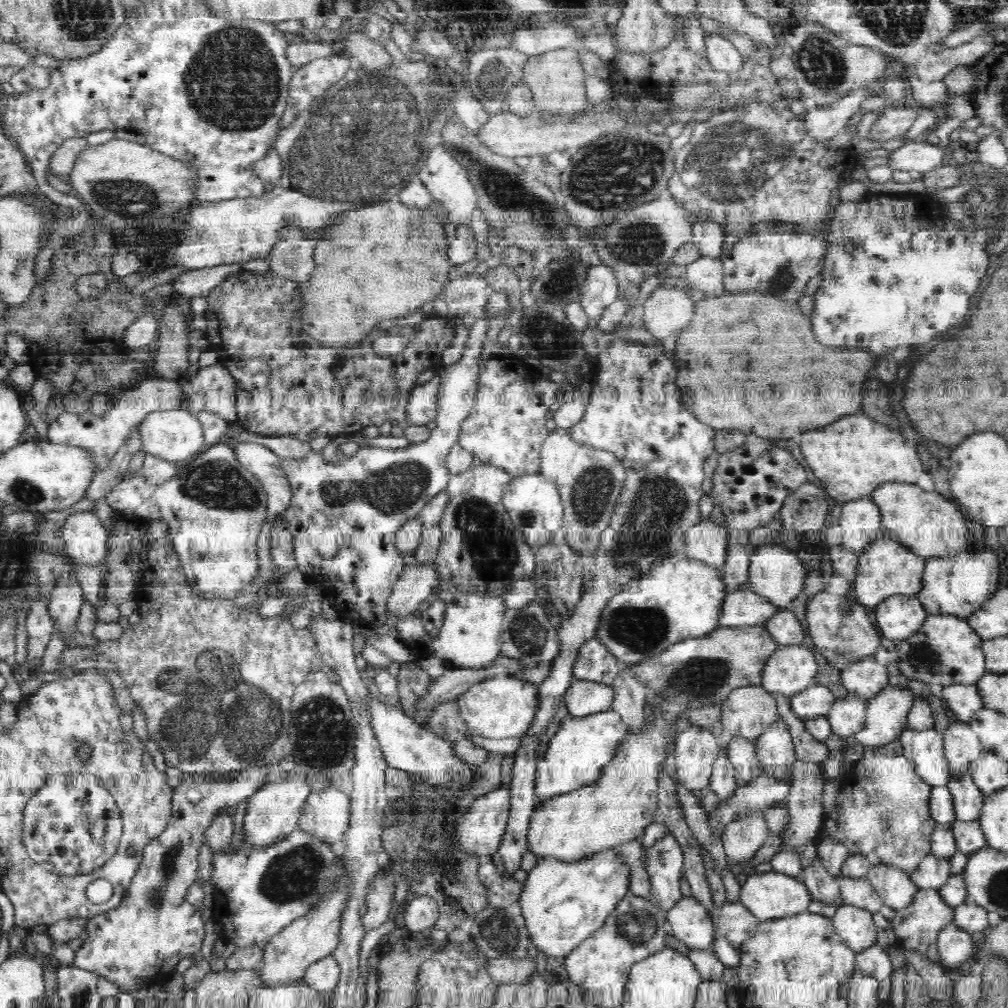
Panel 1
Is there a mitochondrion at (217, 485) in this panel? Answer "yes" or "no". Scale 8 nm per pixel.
yes

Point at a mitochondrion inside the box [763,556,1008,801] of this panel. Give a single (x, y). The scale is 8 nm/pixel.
(922, 657)

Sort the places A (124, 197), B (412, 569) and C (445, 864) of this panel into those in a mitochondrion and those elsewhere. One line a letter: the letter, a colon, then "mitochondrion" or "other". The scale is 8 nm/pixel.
A: mitochondrion
B: other
C: other

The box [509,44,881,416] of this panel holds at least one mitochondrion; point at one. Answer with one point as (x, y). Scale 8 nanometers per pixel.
(730, 162)

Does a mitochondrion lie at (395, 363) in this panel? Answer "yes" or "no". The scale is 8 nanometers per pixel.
no

